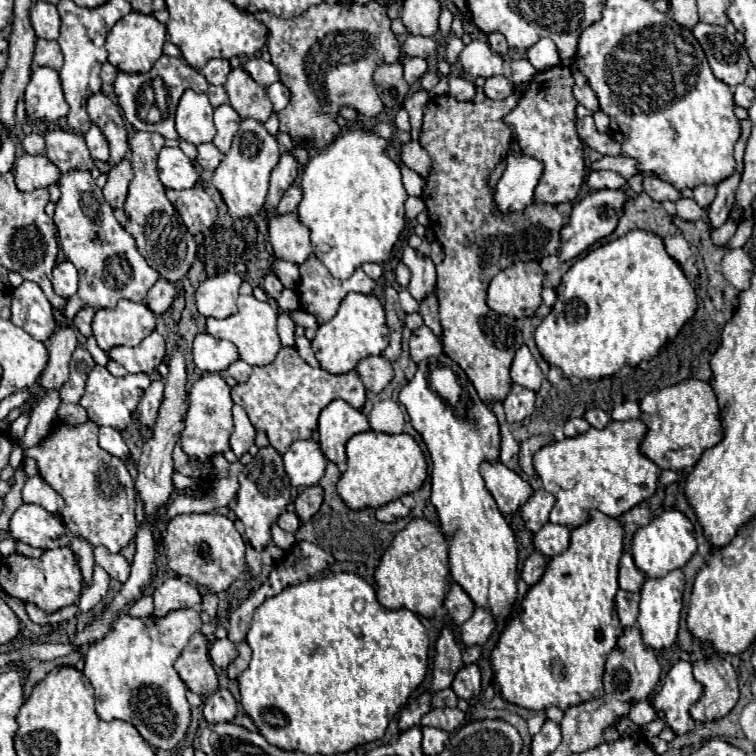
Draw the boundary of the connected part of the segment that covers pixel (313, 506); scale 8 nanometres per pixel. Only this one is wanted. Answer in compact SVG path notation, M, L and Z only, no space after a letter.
M309 486L303 488L295 500L295 512L301 520L309 520L323 502L323 488L321 486Z

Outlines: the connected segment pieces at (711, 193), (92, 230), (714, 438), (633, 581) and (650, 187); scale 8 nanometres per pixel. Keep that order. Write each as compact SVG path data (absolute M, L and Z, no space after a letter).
M701 184L701 186L693 188L693 198L697 200L697 204L699 204L701 208L707 208L707 206L711 206L711 202L715 200L715 194L717 194L717 188L715 188L715 186Z
M73 168L61 174L59 188L61 198L57 202L53 220L61 248L79 272L79 298L95 310L113 308L121 298L145 302L149 288L159 278L159 272L145 262L135 246L135 240L119 226L113 216L113 208L105 202L101 188L95 184L91 174L87 170Z
M685 380L681 384L655 390L647 394L641 402L639 420L647 426L641 440L641 454L653 460L661 470L685 472L691 470L705 450L717 446L723 438L723 428L719 422L719 406L711 384L701 380Z
M623 552L621 564L619 564L619 588L629 592L639 592L643 582L645 582L645 576L641 576L641 572L637 570L631 552Z
M643 174L643 190L653 198L653 200L657 200L657 202L663 202L663 200L677 200L677 198L681 198L681 194L671 186L671 184L667 184L667 182L663 182L661 178L657 178L657 176L647 176L647 174Z

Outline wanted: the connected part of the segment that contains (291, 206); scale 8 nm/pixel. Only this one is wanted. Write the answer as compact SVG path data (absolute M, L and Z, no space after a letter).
M291 186L291 188L283 194L283 198L281 198L281 202L279 202L277 210L275 210L277 216L285 216L285 214L295 212L297 206L299 206L299 202L301 202L301 188Z

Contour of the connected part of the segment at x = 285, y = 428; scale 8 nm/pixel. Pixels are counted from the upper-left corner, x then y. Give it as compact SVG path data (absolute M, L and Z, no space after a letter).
M281 348L275 362L263 368L253 366L249 380L245 384L237 384L231 390L231 398L245 408L251 424L257 430L265 430L269 442L283 454L293 440L311 438L317 428L319 412L329 402L341 398L353 408L361 408L365 402L365 386L355 370L335 376L303 362L295 348Z

